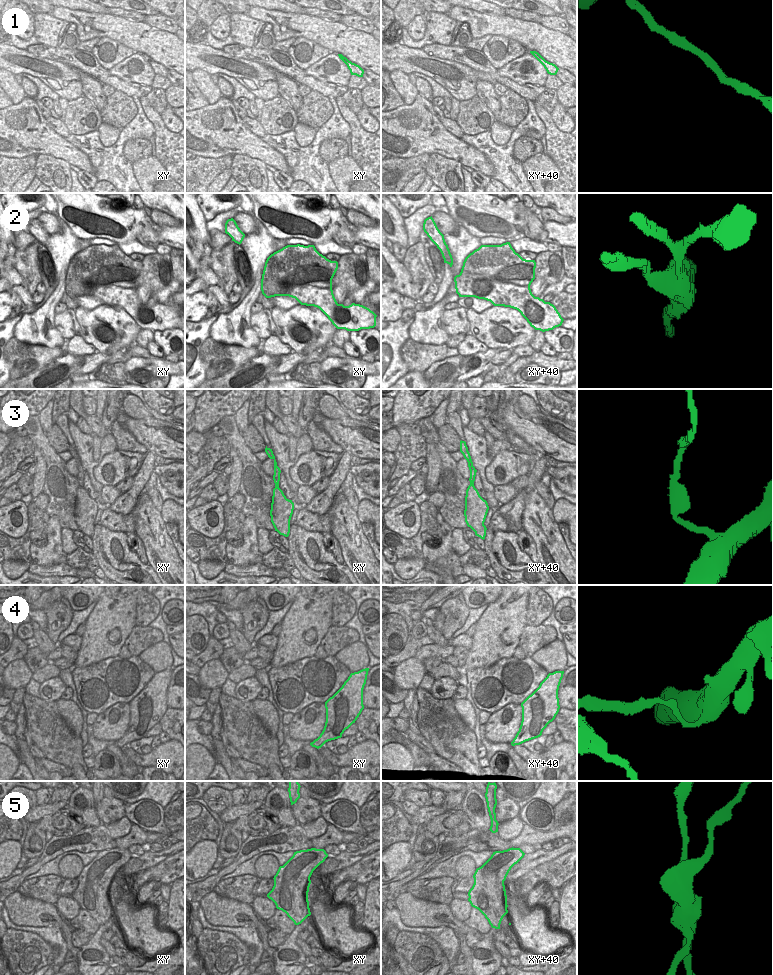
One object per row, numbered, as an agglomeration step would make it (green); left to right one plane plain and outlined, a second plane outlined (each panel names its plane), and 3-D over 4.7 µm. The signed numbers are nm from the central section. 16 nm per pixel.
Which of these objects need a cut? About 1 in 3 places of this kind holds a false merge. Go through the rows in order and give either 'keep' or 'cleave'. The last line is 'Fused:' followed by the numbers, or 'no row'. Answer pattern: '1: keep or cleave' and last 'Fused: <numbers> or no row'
1: cleave
2: cleave
3: cleave
4: cleave
5: cleave
Fused: 1, 2, 3, 4, 5

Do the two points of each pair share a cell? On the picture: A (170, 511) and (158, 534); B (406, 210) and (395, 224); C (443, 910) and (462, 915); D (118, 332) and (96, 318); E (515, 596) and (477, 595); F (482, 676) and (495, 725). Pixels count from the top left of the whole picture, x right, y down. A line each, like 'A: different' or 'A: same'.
A: different
B: different
C: different
D: same
E: different
F: different

